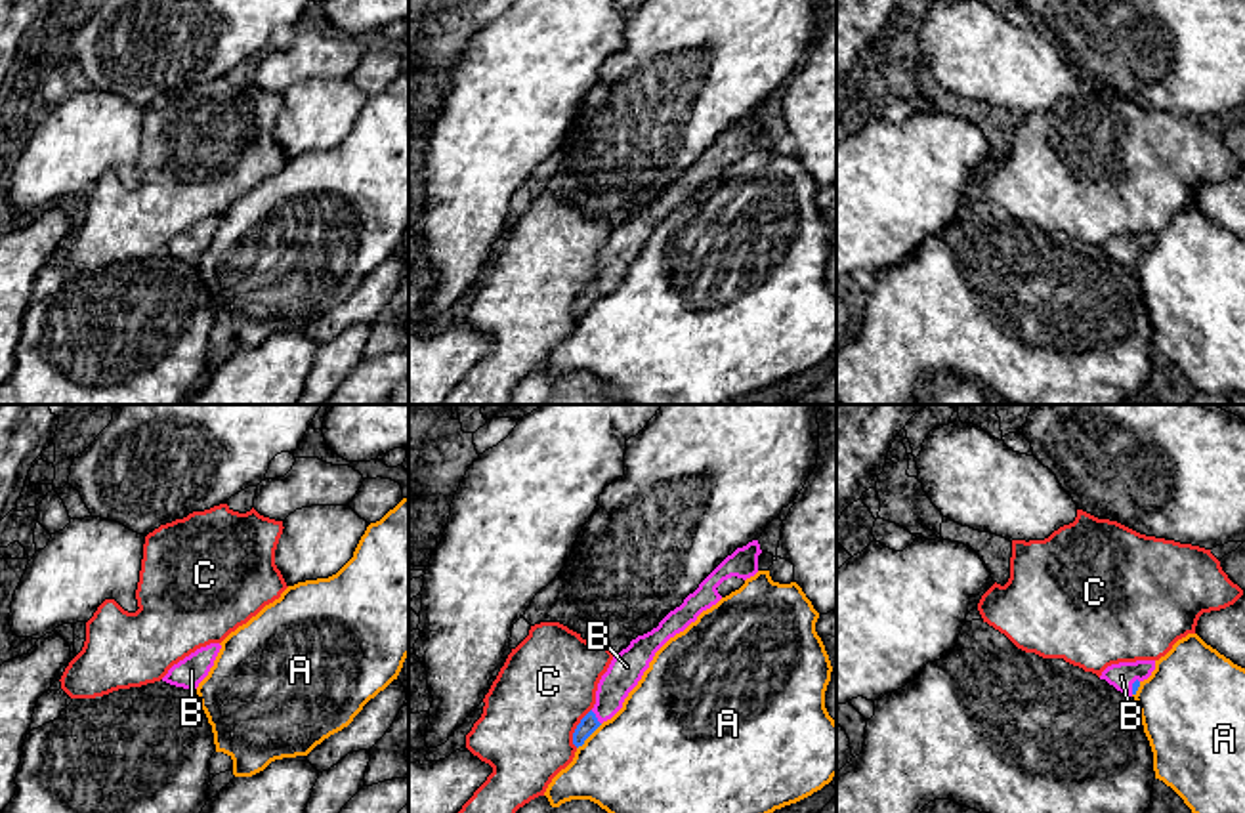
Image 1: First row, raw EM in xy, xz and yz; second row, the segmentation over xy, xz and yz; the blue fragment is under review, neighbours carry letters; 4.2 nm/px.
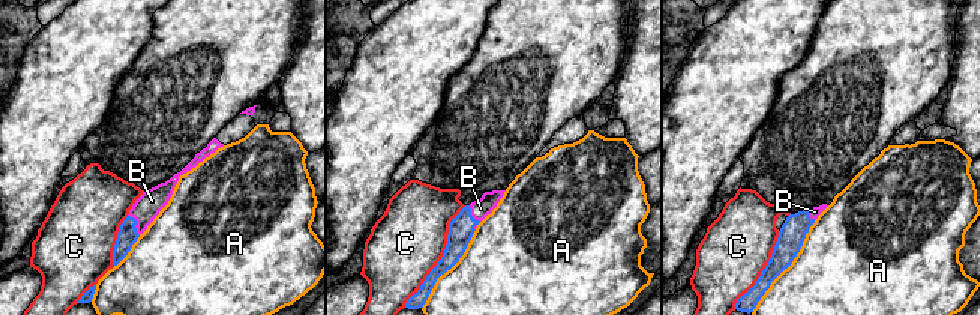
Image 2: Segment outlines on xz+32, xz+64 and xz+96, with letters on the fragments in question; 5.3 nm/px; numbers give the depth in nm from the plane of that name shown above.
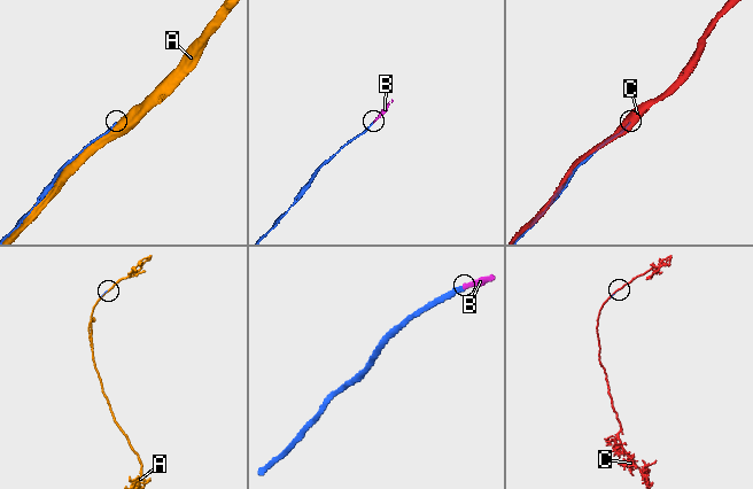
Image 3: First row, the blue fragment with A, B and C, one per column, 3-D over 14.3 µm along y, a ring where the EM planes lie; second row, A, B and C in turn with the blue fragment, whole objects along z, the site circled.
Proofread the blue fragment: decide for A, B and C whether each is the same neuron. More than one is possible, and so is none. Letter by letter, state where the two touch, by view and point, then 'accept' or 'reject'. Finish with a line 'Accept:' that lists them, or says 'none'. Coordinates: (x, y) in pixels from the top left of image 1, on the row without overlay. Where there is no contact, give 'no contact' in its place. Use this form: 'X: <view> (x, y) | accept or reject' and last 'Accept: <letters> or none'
A: xz (589, 308) | reject
B: xz (596, 291) | accept
C: xz (577, 300) | reject
Accept: B

